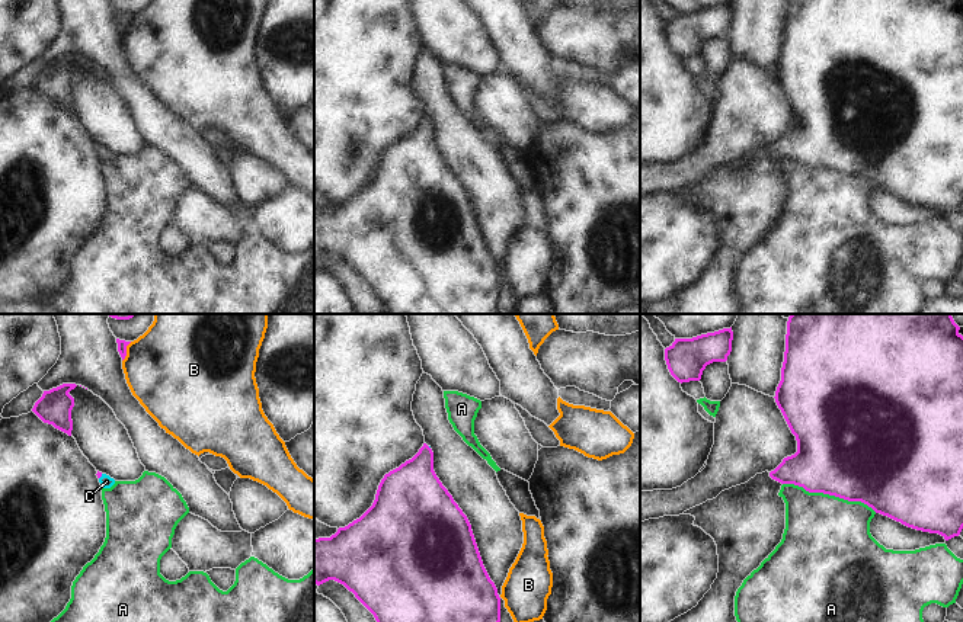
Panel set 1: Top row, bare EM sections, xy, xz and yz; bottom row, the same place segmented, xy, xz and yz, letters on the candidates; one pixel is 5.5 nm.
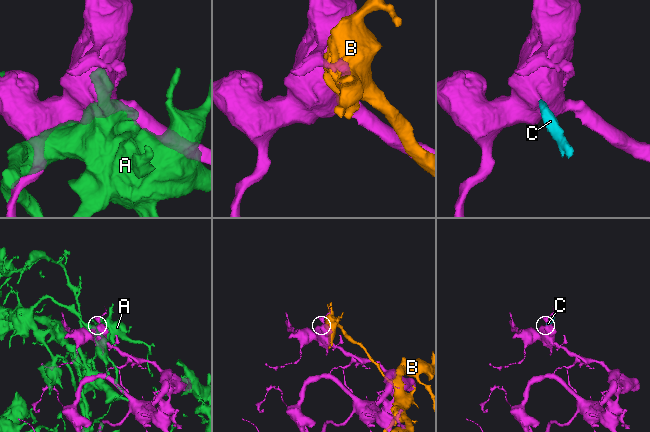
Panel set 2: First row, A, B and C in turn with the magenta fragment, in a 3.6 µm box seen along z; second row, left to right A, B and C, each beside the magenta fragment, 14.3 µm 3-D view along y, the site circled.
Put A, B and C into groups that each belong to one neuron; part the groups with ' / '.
A / B / C

